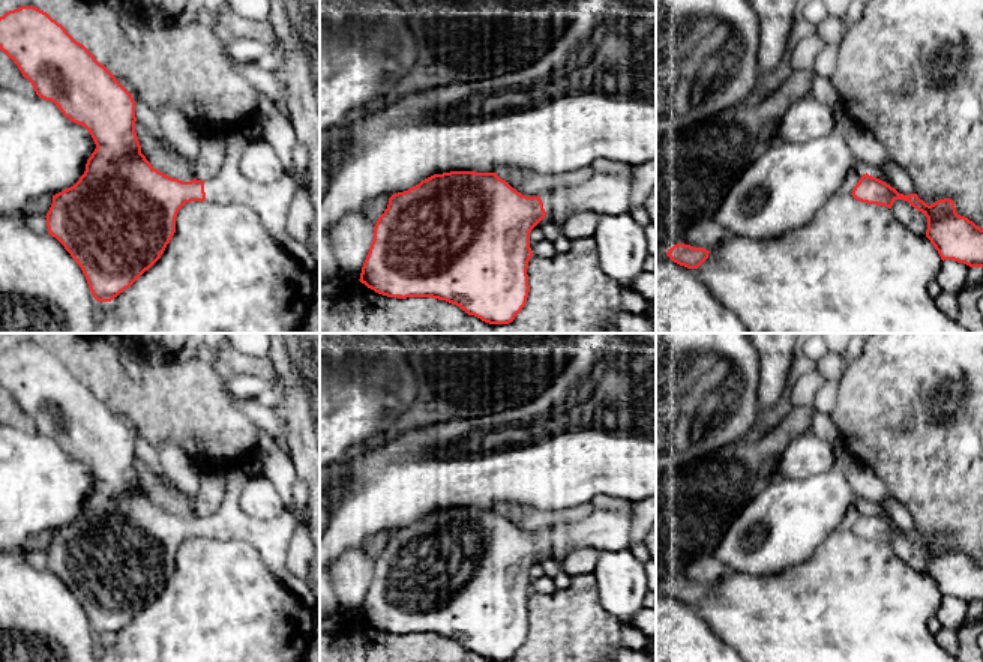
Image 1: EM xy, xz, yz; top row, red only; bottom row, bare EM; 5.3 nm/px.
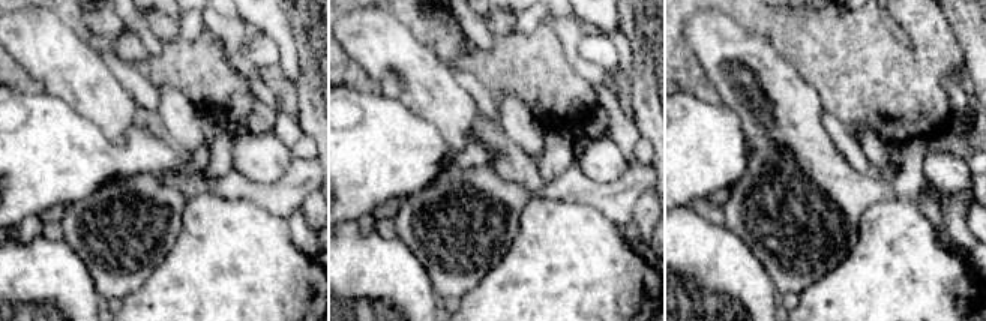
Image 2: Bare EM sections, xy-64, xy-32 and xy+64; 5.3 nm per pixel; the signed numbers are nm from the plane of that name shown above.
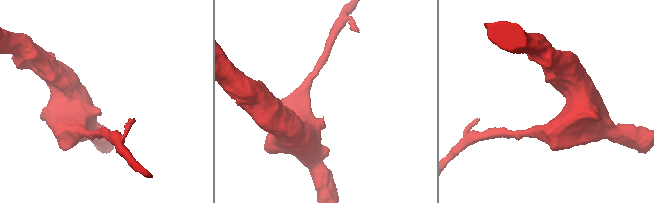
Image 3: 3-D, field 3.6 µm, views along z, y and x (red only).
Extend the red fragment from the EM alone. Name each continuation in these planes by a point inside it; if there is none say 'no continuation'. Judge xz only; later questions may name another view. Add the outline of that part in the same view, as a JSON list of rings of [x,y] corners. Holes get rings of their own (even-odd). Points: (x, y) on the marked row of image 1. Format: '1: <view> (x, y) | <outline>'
1: xz (605, 194) | [[[635,168],[627,174],[596,174],[588,182],[569,189],[558,188],[542,194],[540,200],[548,216],[561,224],[581,209],[599,215],[629,213],[629,197],[635,182]]]

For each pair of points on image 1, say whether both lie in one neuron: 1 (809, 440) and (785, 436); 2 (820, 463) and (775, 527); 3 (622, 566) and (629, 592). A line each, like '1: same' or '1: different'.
1: different
2: different
3: same

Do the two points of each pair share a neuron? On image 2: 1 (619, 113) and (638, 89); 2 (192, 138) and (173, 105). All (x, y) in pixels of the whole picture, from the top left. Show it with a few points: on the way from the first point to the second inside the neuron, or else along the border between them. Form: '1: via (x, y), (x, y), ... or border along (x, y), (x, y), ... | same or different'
1: border along (626, 102), (628, 105) | different
2: via (186, 131), (177, 113) | same

